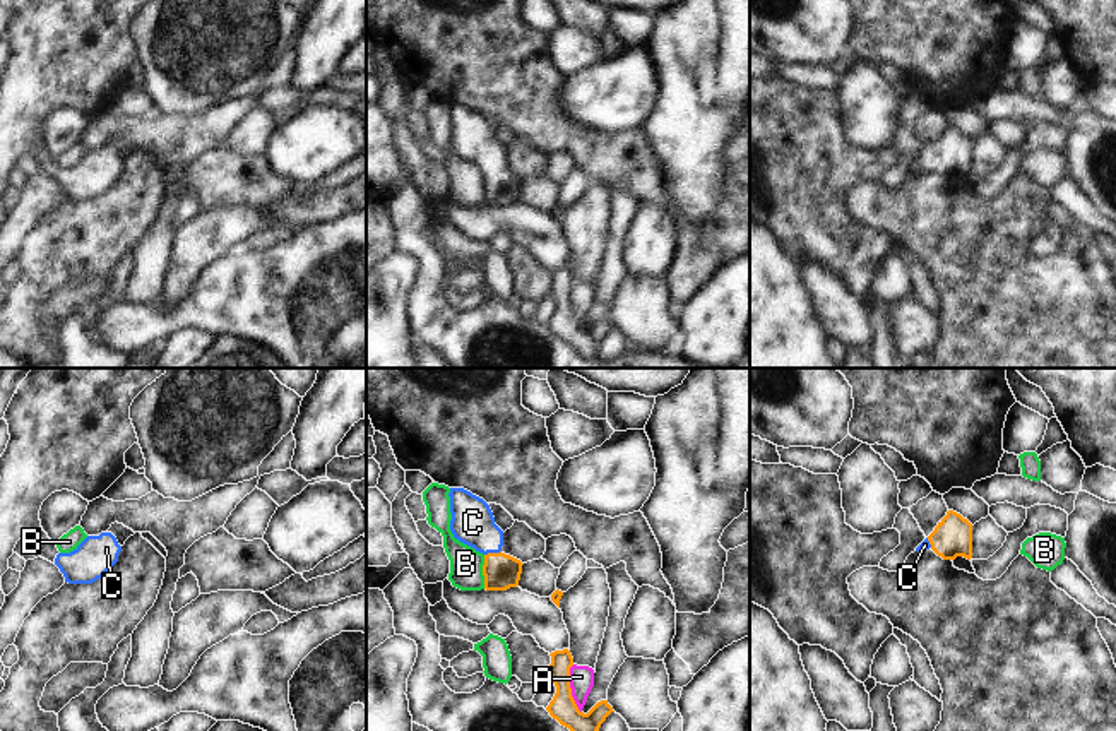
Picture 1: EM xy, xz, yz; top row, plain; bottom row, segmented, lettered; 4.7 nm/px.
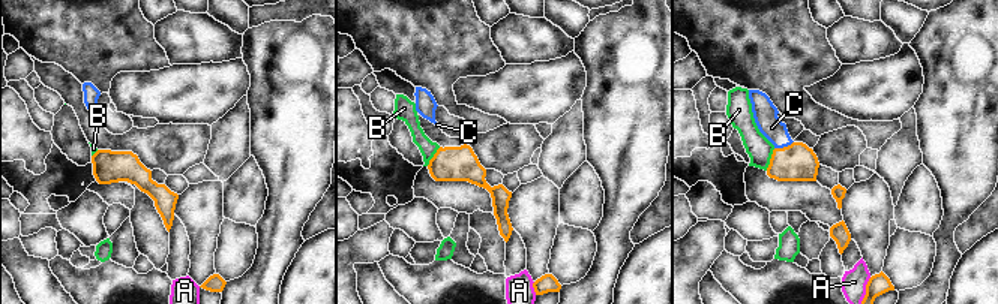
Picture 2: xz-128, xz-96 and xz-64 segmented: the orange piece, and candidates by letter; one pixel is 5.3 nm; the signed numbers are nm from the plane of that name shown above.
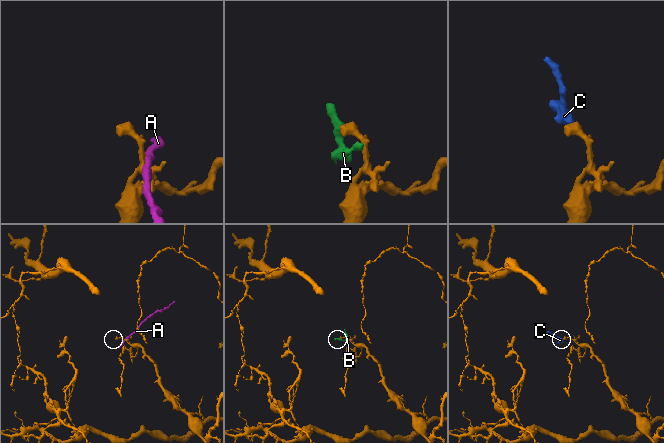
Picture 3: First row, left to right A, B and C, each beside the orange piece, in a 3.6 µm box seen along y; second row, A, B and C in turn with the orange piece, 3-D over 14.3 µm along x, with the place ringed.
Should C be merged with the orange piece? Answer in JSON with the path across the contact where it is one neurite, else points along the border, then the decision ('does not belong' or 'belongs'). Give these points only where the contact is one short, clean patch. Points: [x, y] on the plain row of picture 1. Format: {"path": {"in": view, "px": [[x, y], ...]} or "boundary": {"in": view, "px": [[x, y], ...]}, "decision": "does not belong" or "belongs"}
{"path": {"in": "xz", "px": [[500, 187], [492, 170], [488, 156], [473, 139]]}, "decision": "belongs"}

